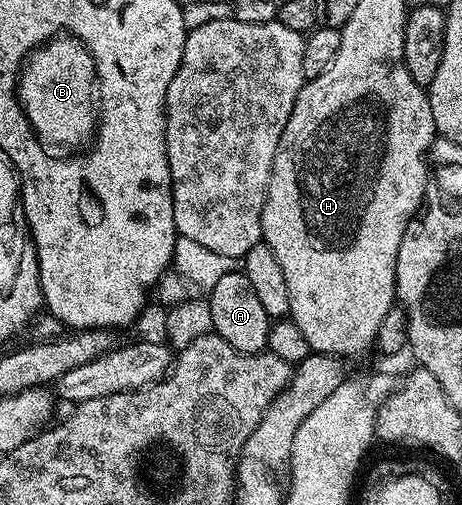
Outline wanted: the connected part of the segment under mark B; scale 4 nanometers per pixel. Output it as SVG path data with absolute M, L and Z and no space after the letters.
M66 34L61 38L55 38L52 40L47 40L45 44L34 49L29 56L26 57L26 63L23 64L21 72L18 73L18 100L22 103L22 109L24 114L28 118L28 122L33 126L35 134L38 135L38 139L42 141L43 145L51 146L50 144L55 144L58 148L66 148L62 150L78 150L78 148L83 144L83 146L89 145L91 143L92 137L96 132L96 125L100 119L100 108L96 103L96 85L98 83L98 72L94 68L94 55L86 49L85 44L81 40Z

